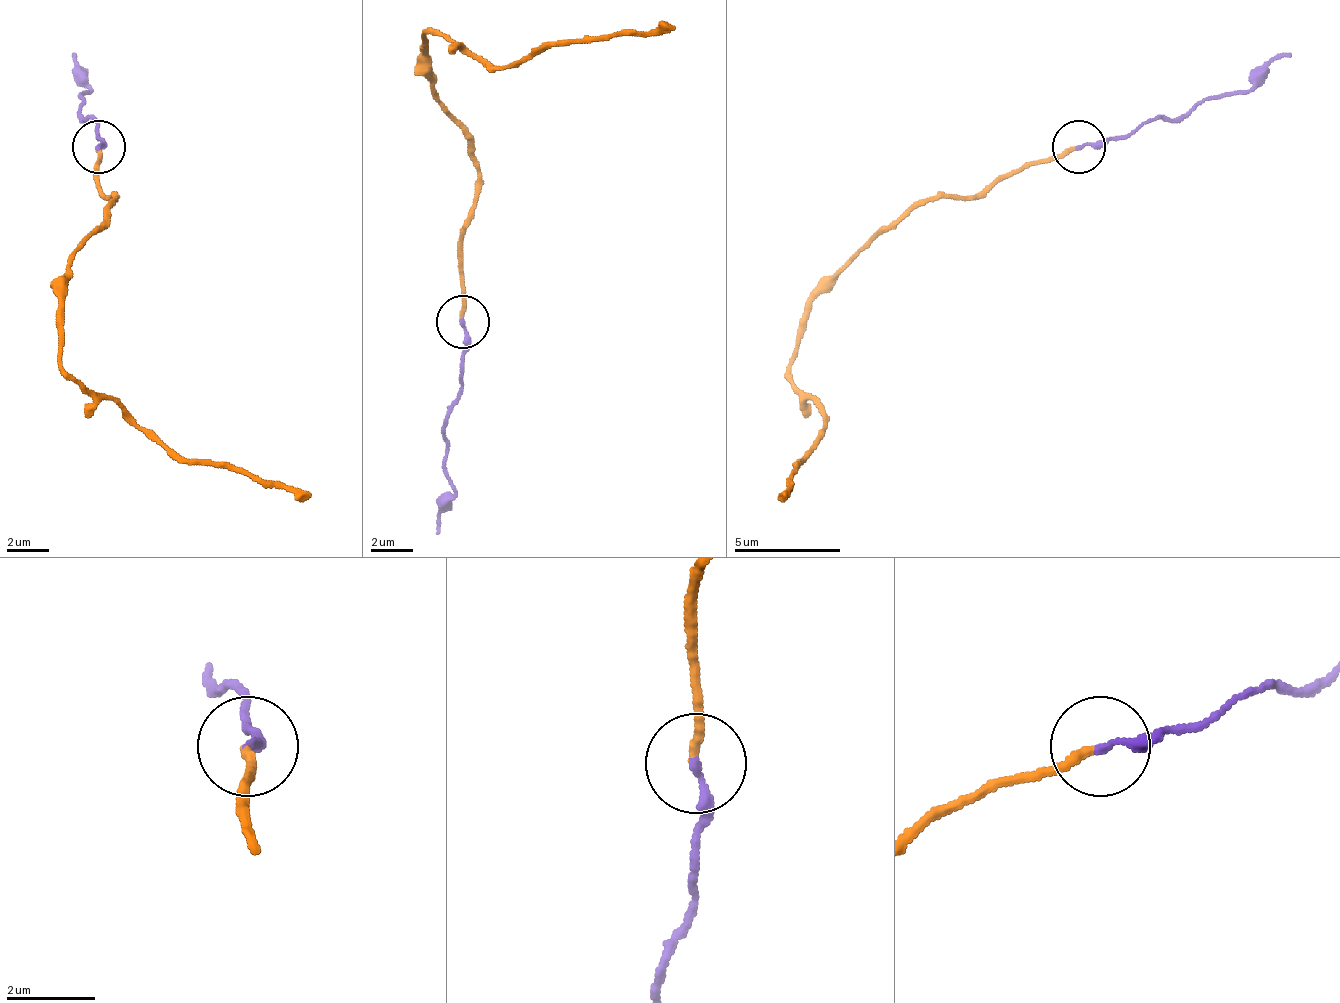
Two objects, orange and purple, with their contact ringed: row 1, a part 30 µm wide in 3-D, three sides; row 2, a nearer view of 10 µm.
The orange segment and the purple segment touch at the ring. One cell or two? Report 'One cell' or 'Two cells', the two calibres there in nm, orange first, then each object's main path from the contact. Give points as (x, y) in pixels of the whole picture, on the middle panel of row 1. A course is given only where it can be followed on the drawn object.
Two cells. Thickness 200 nm (orange) against 200 nm. Course of orange: (464, 320), (464, 224), (480, 161), (432, 97), (426, 33), (522, 65), (548, 44), (676, 28). Course of purple: (464, 320), (464, 389), (442, 431), (442, 463), (453, 490), (437, 532)

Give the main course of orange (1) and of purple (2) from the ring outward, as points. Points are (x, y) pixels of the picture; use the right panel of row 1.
1: (1077, 145), (971, 198), (918, 203), (812, 304), (790, 368), (822, 415), (822, 437), (796, 463), (785, 495)
2: (1077, 145), (1125, 140), (1146, 124), (1188, 113), (1220, 92), (1247, 92), (1289, 55)

